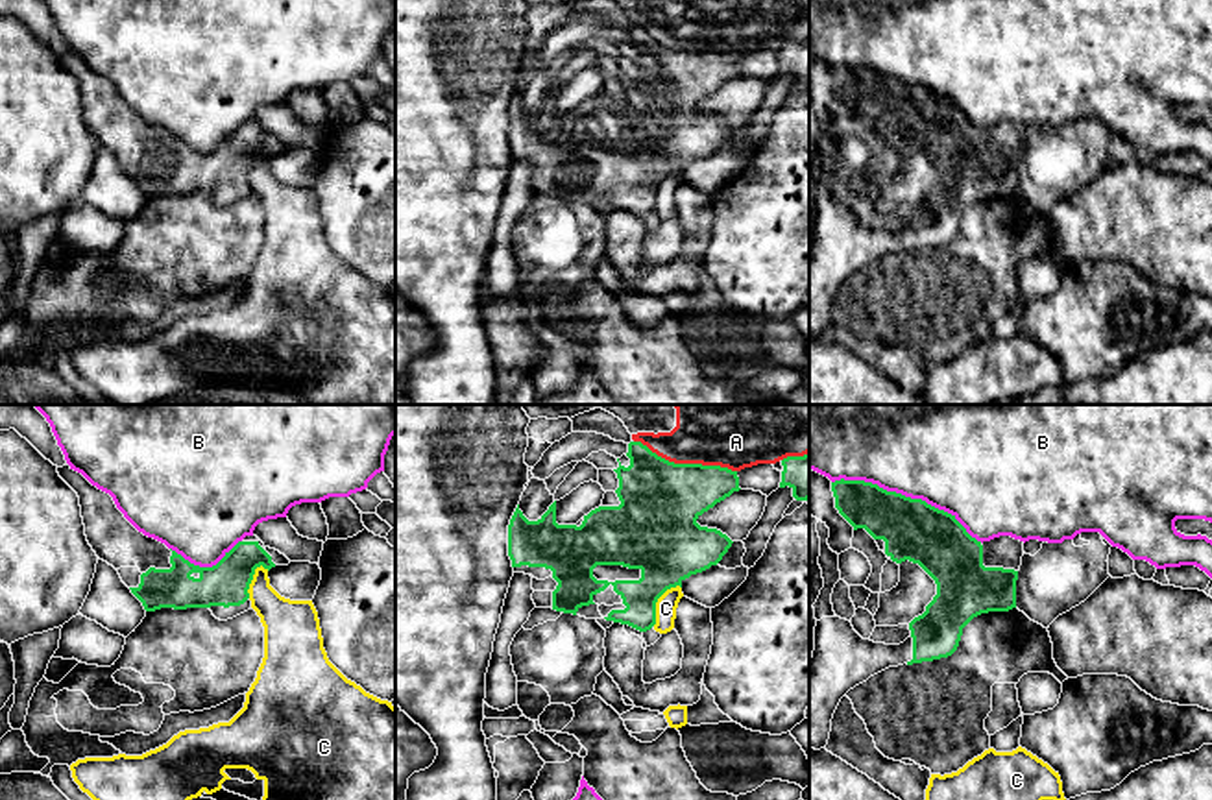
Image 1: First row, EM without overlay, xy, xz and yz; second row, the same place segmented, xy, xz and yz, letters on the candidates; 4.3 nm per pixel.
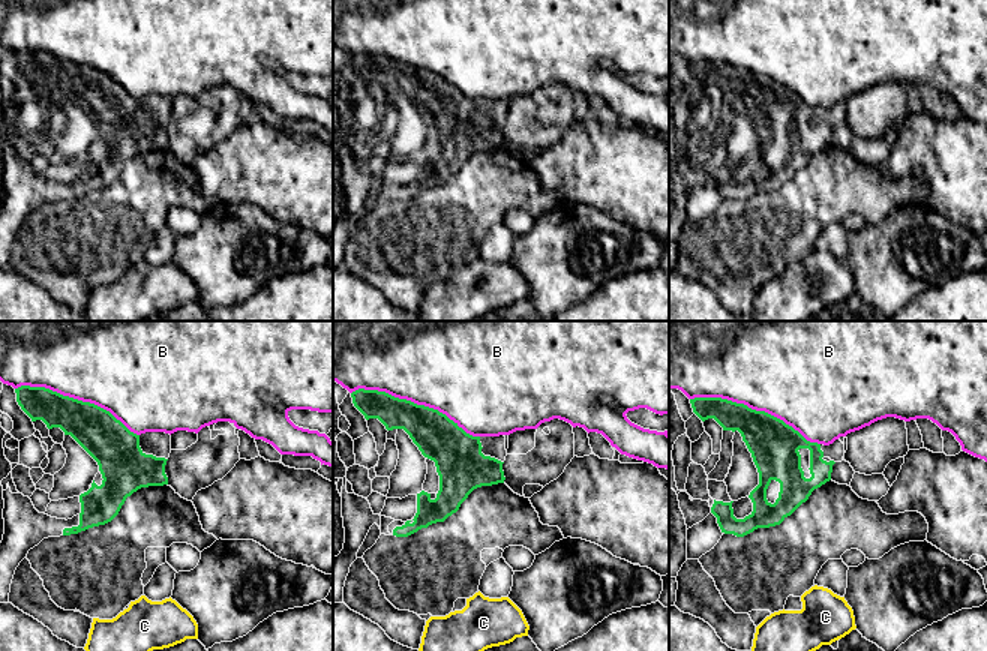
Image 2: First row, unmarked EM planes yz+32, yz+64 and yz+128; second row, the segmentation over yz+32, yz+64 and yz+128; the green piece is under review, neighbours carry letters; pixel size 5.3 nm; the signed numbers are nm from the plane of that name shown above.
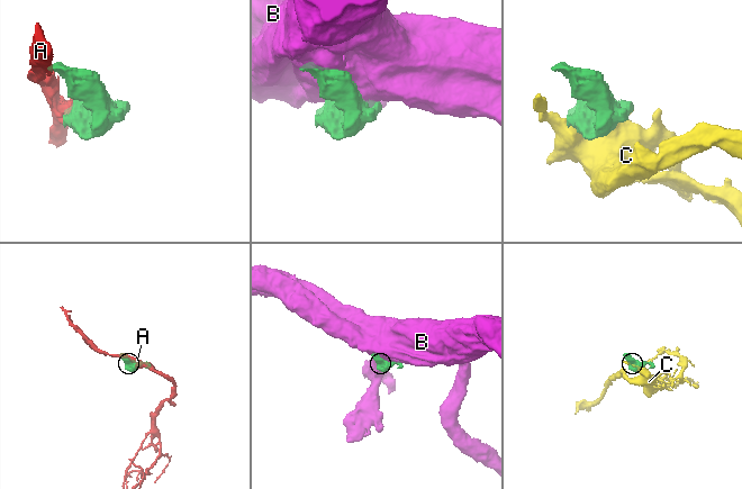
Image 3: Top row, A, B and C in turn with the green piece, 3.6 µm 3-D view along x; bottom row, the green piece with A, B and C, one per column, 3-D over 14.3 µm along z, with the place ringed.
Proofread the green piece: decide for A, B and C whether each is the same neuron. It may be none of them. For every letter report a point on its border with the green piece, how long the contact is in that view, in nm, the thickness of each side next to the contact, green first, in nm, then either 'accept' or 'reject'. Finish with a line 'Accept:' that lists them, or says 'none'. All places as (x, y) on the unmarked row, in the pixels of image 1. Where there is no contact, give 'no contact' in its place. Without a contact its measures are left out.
A: contact xz (686, 50); length 460 nm; calibres 360 and 240 nm; reject
B: contact yz (908, 84); length 700 nm; calibres 260 and 420 nm; reject
C: contact xz (656, 187); length 220 nm; calibres 320 and 100 nm; reject
Accept: none

